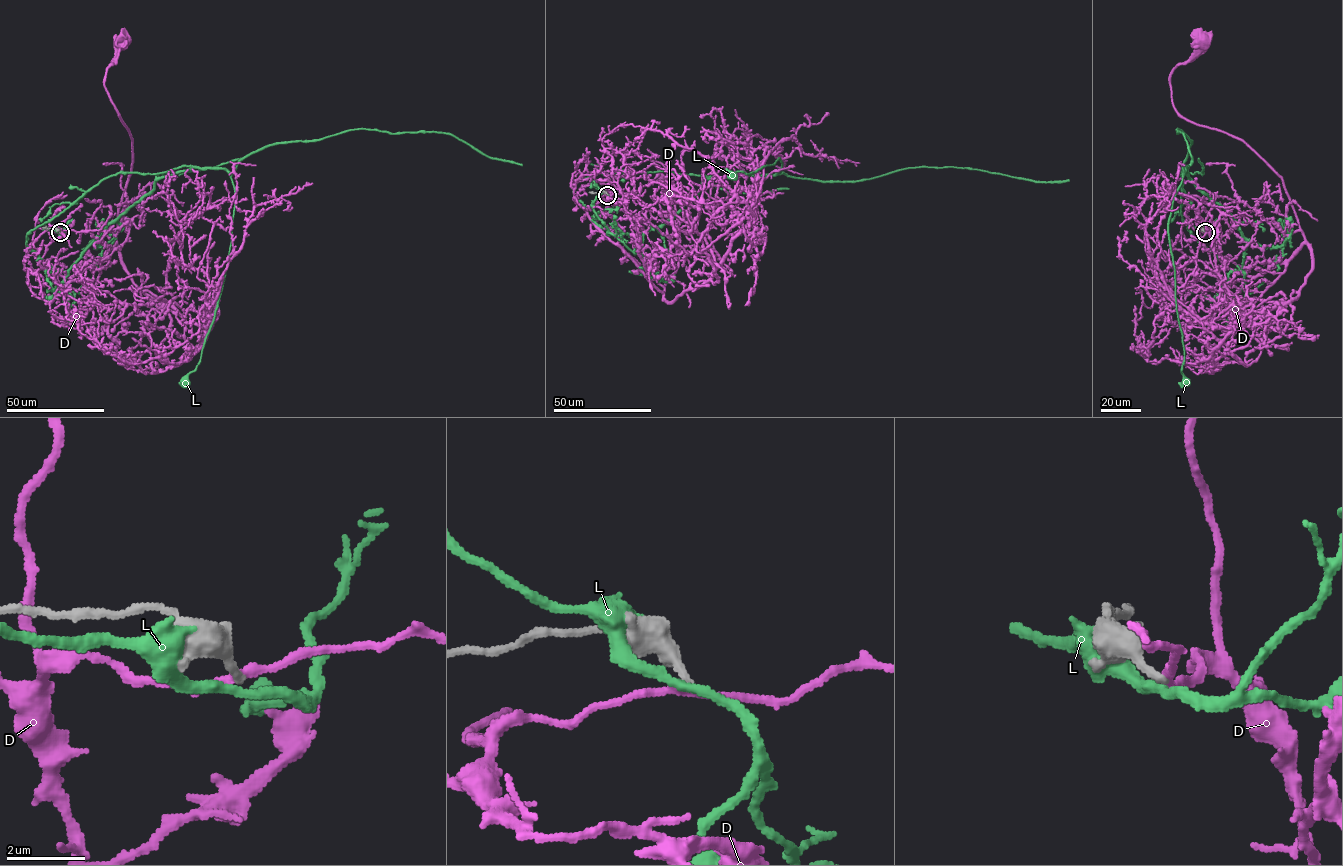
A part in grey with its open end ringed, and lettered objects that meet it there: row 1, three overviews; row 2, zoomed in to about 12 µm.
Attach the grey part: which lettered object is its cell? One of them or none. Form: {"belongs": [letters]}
{"belongs": []}

